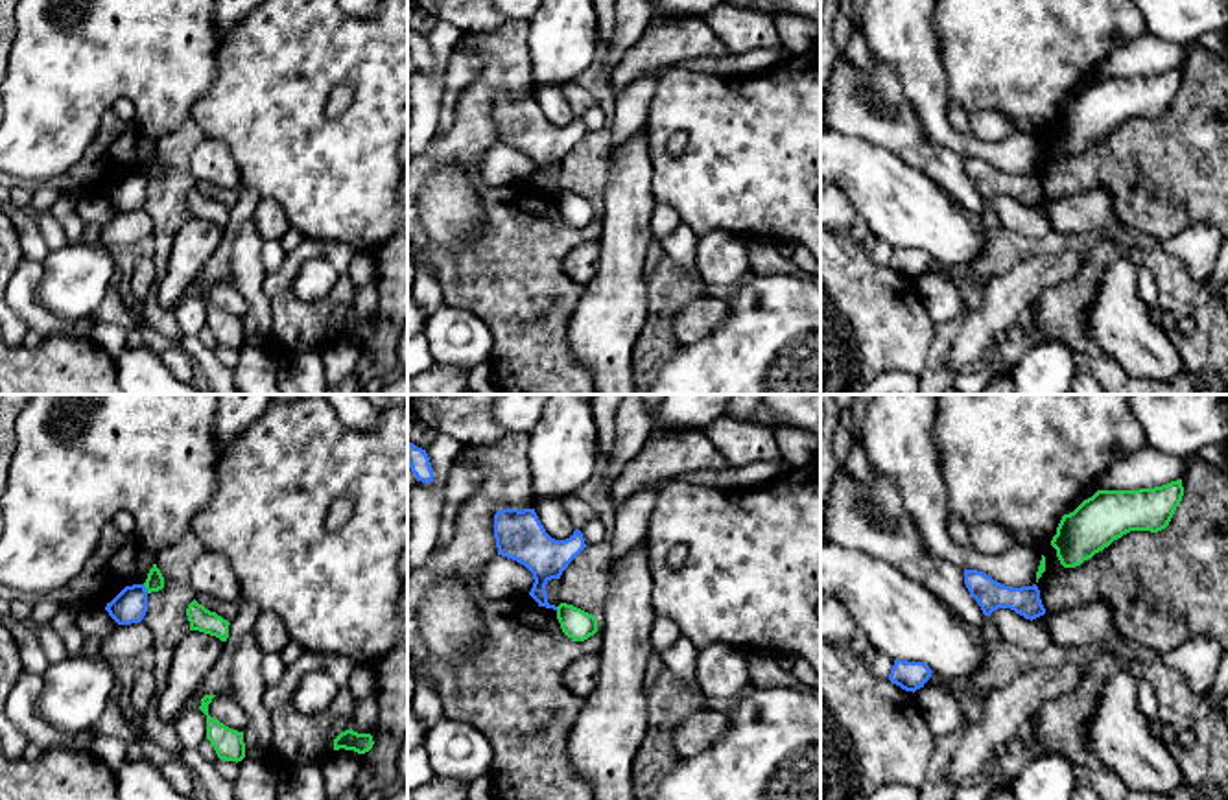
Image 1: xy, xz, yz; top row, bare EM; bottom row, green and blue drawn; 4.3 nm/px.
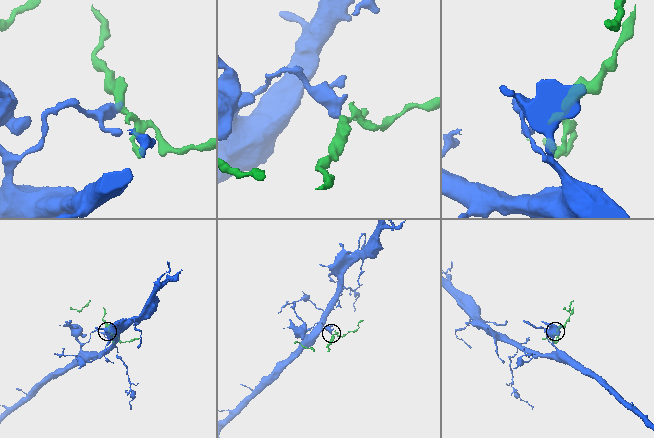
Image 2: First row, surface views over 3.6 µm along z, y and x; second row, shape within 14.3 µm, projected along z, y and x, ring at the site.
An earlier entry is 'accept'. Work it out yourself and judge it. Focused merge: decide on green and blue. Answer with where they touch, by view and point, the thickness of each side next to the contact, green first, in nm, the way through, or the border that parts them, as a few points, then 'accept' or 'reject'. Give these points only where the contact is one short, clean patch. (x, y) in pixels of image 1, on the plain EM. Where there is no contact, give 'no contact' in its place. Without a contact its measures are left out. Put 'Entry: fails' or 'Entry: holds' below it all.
xy (146, 176) | 80/150 nm | along xy (142, 172), (148, 179) | reject
Entry: fails

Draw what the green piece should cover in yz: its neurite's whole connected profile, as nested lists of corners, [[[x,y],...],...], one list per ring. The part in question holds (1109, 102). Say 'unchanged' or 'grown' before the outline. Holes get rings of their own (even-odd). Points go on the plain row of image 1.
unchanged | [[[1182,66],[1154,76],[1097,77],[1062,103],[1051,133],[1064,155],[1080,153],[1130,118],[1165,116],[1182,83]]]

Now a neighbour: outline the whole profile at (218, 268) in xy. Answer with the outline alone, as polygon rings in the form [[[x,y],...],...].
[[[245,186],[238,188],[238,203],[229,212],[229,225],[225,229],[225,238],[218,245],[216,253],[205,264],[201,275],[186,288],[184,297],[199,295],[205,282],[234,282],[232,273],[232,249],[240,227],[254,216],[260,203],[260,195]]]

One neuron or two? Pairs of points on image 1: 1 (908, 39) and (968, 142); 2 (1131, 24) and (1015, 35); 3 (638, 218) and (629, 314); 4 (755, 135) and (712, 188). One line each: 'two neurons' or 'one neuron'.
1: one neuron
2: one neuron
3: one neuron
4: one neuron

